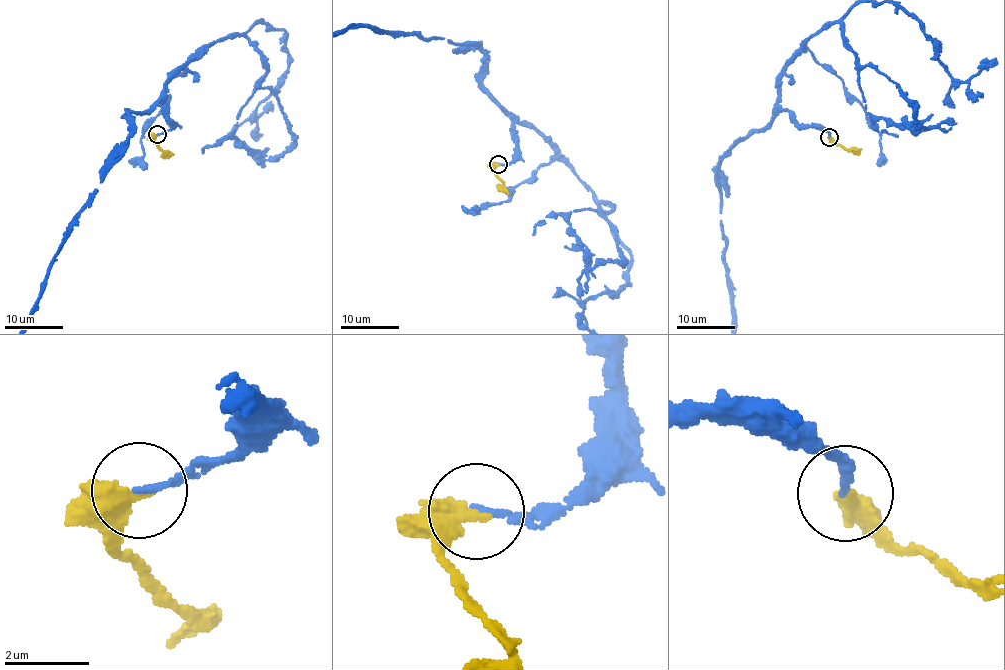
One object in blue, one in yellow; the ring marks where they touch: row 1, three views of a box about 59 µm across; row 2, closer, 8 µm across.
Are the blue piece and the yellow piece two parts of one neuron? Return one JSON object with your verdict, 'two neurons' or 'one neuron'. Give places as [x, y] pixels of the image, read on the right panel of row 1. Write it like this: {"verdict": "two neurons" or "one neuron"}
{"verdict": "one neuron"}

